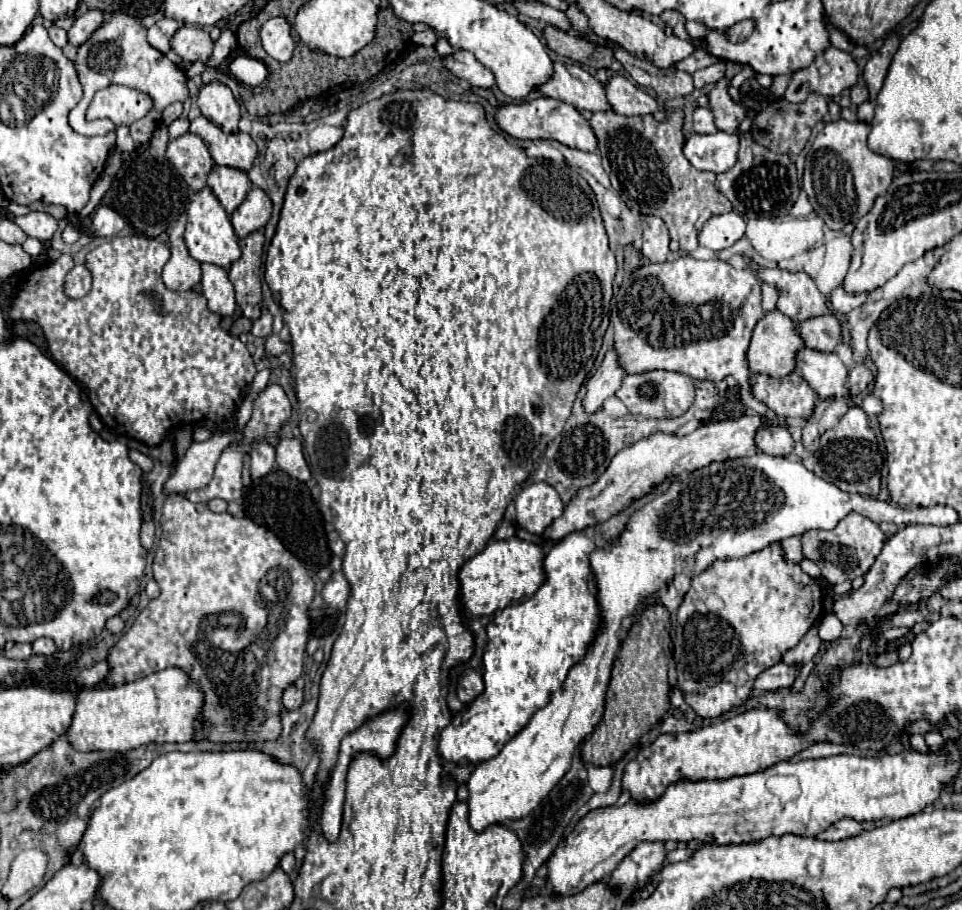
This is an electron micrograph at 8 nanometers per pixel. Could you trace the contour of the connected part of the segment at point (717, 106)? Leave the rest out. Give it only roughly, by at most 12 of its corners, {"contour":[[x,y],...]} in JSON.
{"contour":[[726,77],[709,94],[717,130],[737,134],[737,112]]}

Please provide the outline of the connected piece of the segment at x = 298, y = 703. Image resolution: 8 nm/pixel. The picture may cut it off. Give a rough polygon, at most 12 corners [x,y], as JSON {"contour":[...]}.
{"contour":[[289,686],[283,692],[283,706],[297,710],[303,706],[303,690]]}

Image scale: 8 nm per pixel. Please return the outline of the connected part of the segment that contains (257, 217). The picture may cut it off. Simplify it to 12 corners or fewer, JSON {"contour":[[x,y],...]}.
{"contour":[[253,186],[245,202],[231,214],[239,238],[271,218],[271,200]]}

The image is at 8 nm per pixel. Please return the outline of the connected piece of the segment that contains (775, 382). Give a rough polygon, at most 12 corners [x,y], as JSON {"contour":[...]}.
{"contour":[[797,372],[755,374],[753,396],[779,418],[809,420],[817,394]]}

